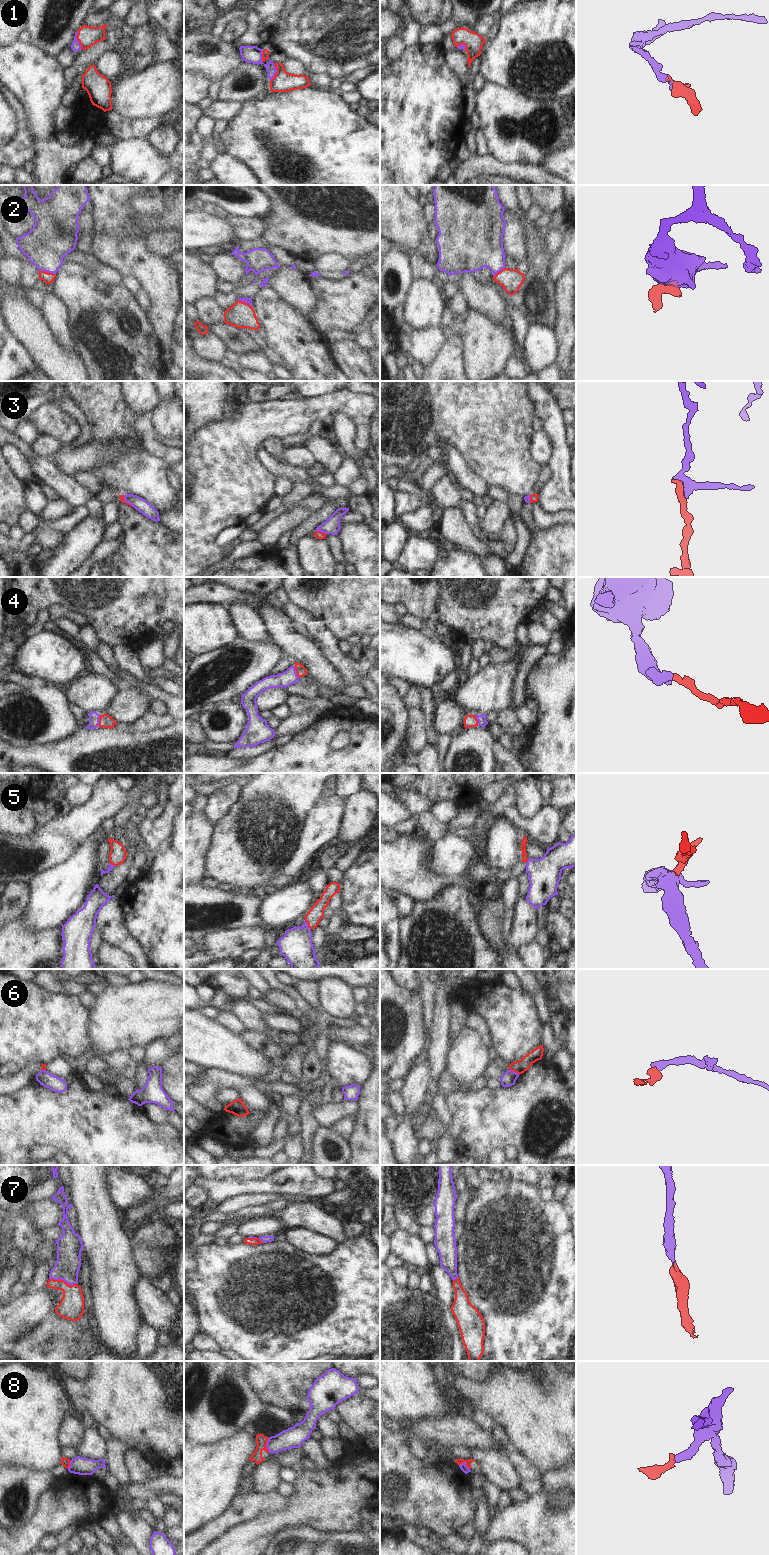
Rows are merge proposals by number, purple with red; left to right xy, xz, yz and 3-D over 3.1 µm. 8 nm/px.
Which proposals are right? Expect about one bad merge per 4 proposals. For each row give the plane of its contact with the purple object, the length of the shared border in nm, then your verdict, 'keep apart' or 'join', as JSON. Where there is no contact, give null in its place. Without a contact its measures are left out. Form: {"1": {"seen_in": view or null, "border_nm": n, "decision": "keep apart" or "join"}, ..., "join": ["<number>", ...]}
{"1": {"seen_in": "xz", "border_nm": 150, "decision": "join"}, "2": {"seen_in": "xy", "border_nm": 130, "decision": "join"}, "3": {"seen_in": "xz", "border_nm": 90, "decision": "keep apart"}, "4": {"seen_in": "xy", "border_nm": 90, "decision": "join"}, "5": {"seen_in": "xz", "border_nm": 70, "decision": "join"}, "6": {"seen_in": "yz", "border_nm": 100, "decision": "keep apart"}, "7": {"seen_in": "xy", "border_nm": 220, "decision": "join"}, "8": {"seen_in": "xz", "border_nm": 120, "decision": "keep apart"}, "join": ["1", "2", "4", "5", "7"]}

